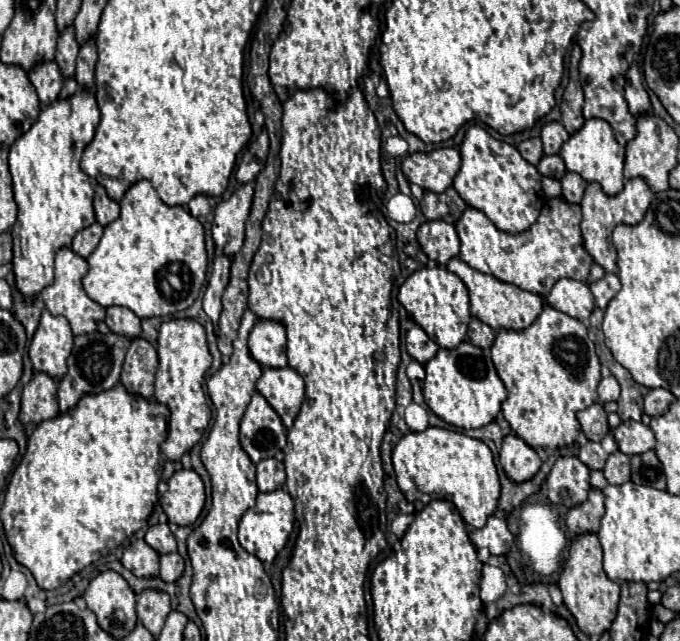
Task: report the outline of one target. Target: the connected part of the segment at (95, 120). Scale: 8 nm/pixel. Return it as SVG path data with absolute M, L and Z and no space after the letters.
M79 91L67 101L55 101L41 109L39 121L23 133L9 151L15 203L19 207L13 235L13 273L17 291L25 301L35 301L53 283L55 253L71 243L75 231L95 223L93 185L81 171L81 155L93 141L99 125L99 107L89 91Z

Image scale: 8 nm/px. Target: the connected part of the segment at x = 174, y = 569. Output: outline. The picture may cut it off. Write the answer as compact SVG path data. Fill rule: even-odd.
M179 553L161 555L161 579L165 583L175 583L183 575L183 557Z

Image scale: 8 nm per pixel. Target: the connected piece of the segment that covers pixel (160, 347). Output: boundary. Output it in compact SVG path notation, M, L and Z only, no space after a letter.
M173 319L161 325L159 339L157 339L157 353L159 353L159 369L155 375L155 401L169 407L169 435L161 443L161 453L177 463L181 457L191 451L199 439L203 437L211 409L207 405L203 393L203 379L207 369L211 367L211 353L207 349L205 329L195 319Z

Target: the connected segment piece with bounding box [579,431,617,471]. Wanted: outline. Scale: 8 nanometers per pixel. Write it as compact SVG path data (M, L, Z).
M609 431L609 435L603 441L587 441L581 449L579 449L579 459L591 469L591 471L603 471L603 463L607 461L607 457L617 451L617 443L613 441L613 431Z

